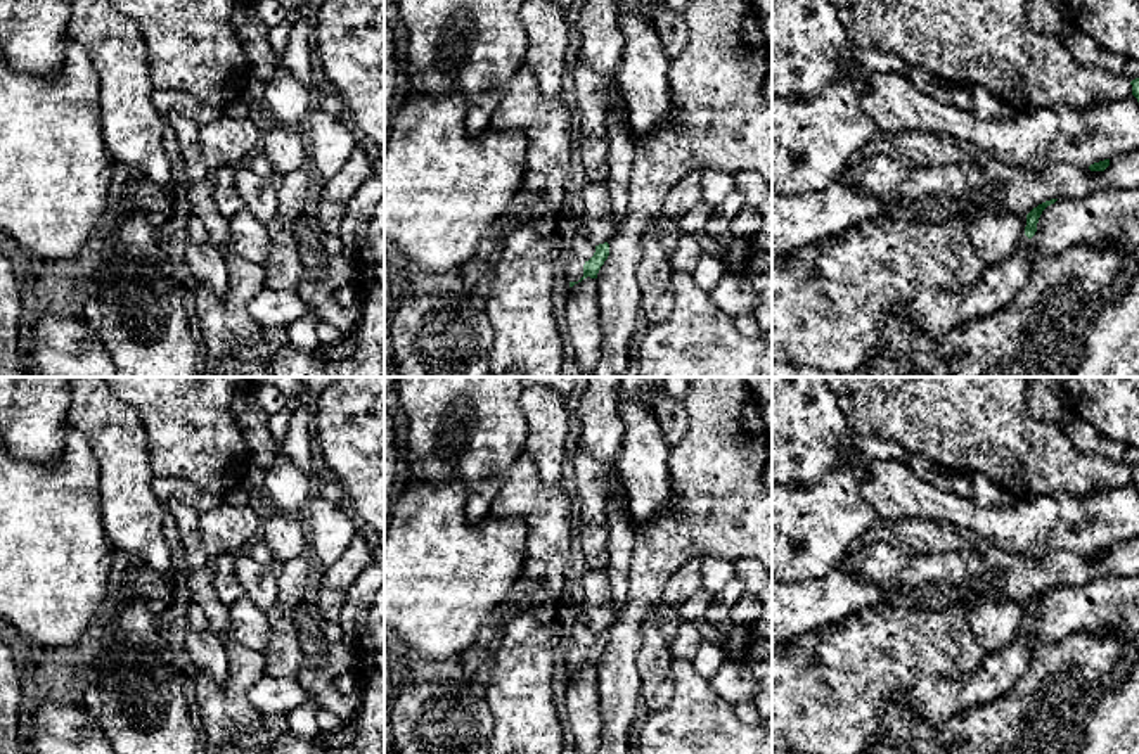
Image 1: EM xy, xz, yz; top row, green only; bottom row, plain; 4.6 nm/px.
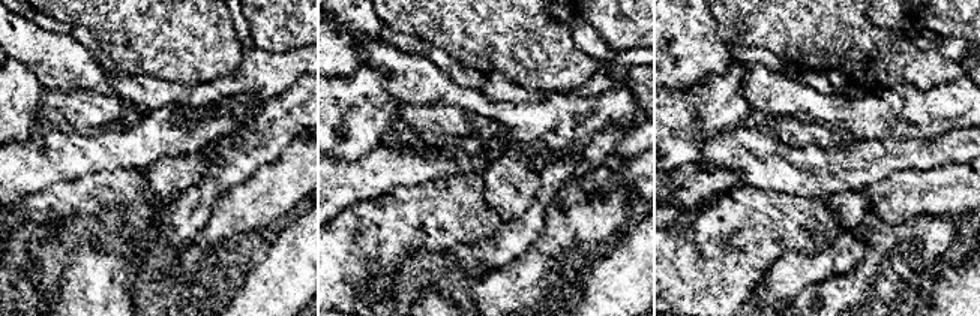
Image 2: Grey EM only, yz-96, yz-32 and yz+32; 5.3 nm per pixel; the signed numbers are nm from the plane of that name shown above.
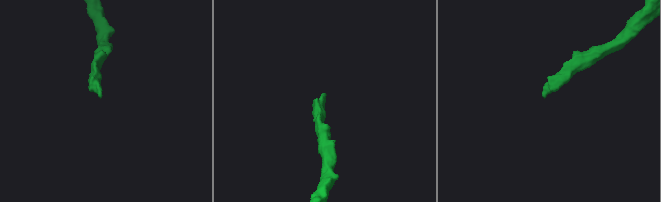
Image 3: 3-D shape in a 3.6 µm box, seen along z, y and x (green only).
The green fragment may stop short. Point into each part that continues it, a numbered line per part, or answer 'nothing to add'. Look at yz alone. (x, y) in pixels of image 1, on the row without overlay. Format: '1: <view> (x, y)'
1: yz (933, 699)

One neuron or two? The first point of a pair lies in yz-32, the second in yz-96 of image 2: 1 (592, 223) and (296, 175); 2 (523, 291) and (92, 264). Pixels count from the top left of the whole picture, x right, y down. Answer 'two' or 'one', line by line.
1: one
2: two

